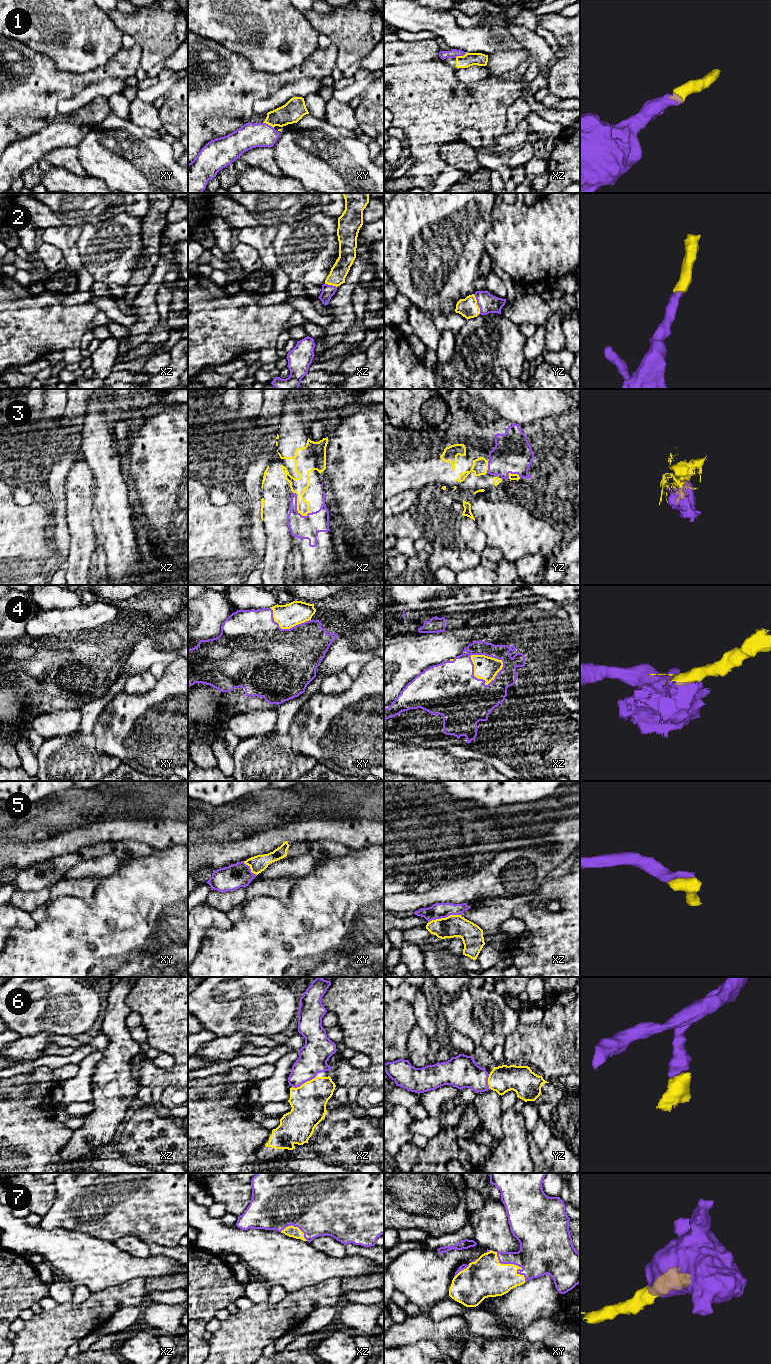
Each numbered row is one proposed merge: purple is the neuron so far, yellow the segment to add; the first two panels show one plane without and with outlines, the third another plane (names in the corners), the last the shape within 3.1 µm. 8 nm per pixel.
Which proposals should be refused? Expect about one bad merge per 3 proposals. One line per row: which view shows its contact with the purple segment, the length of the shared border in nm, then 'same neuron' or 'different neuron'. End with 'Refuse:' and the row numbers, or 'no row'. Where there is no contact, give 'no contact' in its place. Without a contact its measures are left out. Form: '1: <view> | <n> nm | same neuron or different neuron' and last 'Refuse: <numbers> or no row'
1: xz | 100 nm | same neuron
2: yz | 170 nm | same neuron
3: xz | 240 nm | same neuron
4: xz | 300 nm | same neuron
5: xz | 280 nm | same neuron
6: xz | 220 nm | same neuron
7: xy | 400 nm | same neuron
Refuse: no row

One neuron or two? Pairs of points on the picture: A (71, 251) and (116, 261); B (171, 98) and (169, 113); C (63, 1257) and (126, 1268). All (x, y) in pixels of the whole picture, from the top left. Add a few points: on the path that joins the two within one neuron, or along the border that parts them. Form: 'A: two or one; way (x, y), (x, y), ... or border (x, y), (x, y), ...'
A: two; border (81, 230), (76, 248), (83, 266)
B: one; way (171, 102), (169, 109)
C: one; way (79, 1257), (110, 1266)

